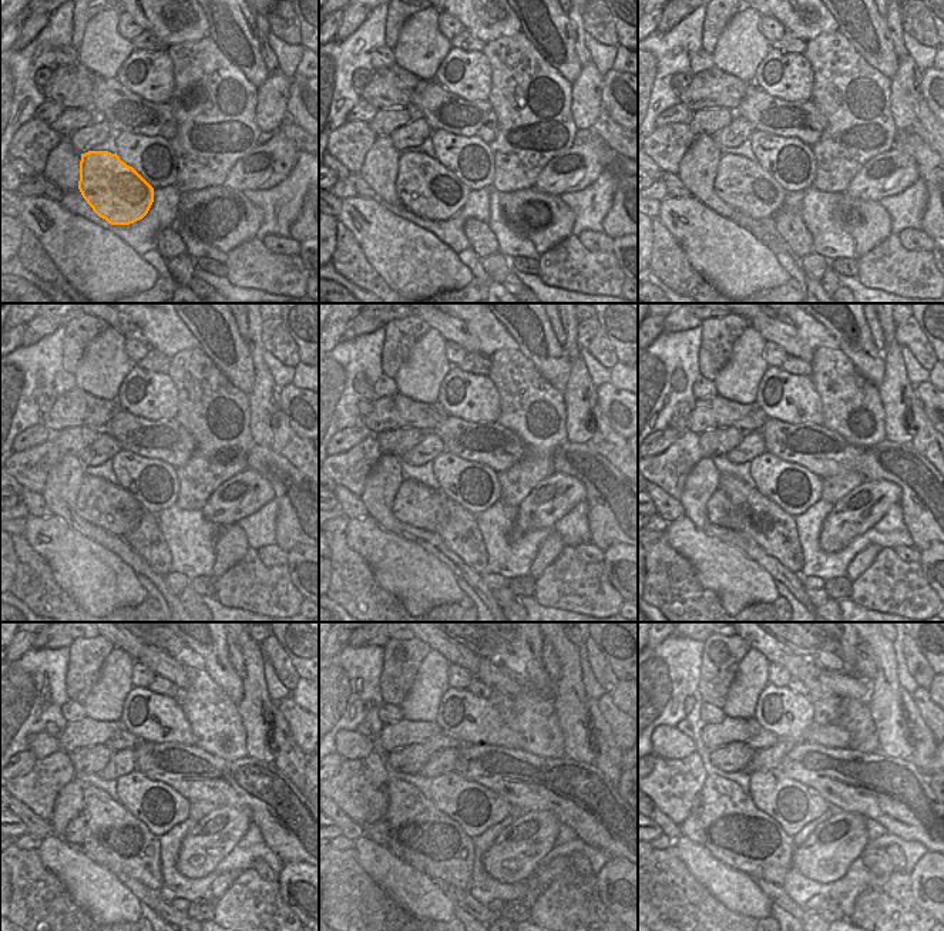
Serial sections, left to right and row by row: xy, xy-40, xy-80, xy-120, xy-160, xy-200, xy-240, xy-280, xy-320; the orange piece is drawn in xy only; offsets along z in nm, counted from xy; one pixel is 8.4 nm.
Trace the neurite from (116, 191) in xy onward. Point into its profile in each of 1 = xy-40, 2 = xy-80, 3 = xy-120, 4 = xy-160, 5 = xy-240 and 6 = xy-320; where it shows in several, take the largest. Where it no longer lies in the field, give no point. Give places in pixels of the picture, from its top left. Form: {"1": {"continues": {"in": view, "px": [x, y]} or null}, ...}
{"1": {"continues": {"in": "xy-40", "px": [429, 190]}}, "2": {"continues": {"in": "xy-80", "px": [742, 184]}}, "3": {"continues": {"in": "xy-120", "px": [103, 504]}}, "4": {"continues": {"in": "xy-160", "px": [416, 504]}}, "5": {"continues": {"in": "xy-240", "px": [74, 832]}}, "6": {"continues": {"in": "xy-320", "px": [691, 827]}}}

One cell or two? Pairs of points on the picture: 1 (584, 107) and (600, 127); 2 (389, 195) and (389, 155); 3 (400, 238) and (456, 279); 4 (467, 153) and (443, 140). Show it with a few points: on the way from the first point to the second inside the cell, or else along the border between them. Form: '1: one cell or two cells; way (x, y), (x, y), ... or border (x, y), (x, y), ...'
1: two cells; border (601, 107), (597, 120), (590, 128)
2: one cell; way (386, 185), (386, 165)
3: one cell; way (415, 252), (429, 266), (442, 271)
4: one cell; way (462, 153), (449, 144)

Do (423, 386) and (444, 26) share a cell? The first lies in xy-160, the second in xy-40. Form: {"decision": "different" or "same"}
{"decision": "different"}

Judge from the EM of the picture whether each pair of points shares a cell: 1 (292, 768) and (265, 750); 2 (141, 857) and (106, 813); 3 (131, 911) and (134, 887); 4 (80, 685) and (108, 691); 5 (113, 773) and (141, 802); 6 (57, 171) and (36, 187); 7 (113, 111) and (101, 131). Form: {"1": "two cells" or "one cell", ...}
{"1": "two cells", "2": "one cell", "3": "two cells", "4": "two cells", "5": "two cells", "6": "two cells", "7": "two cells"}

